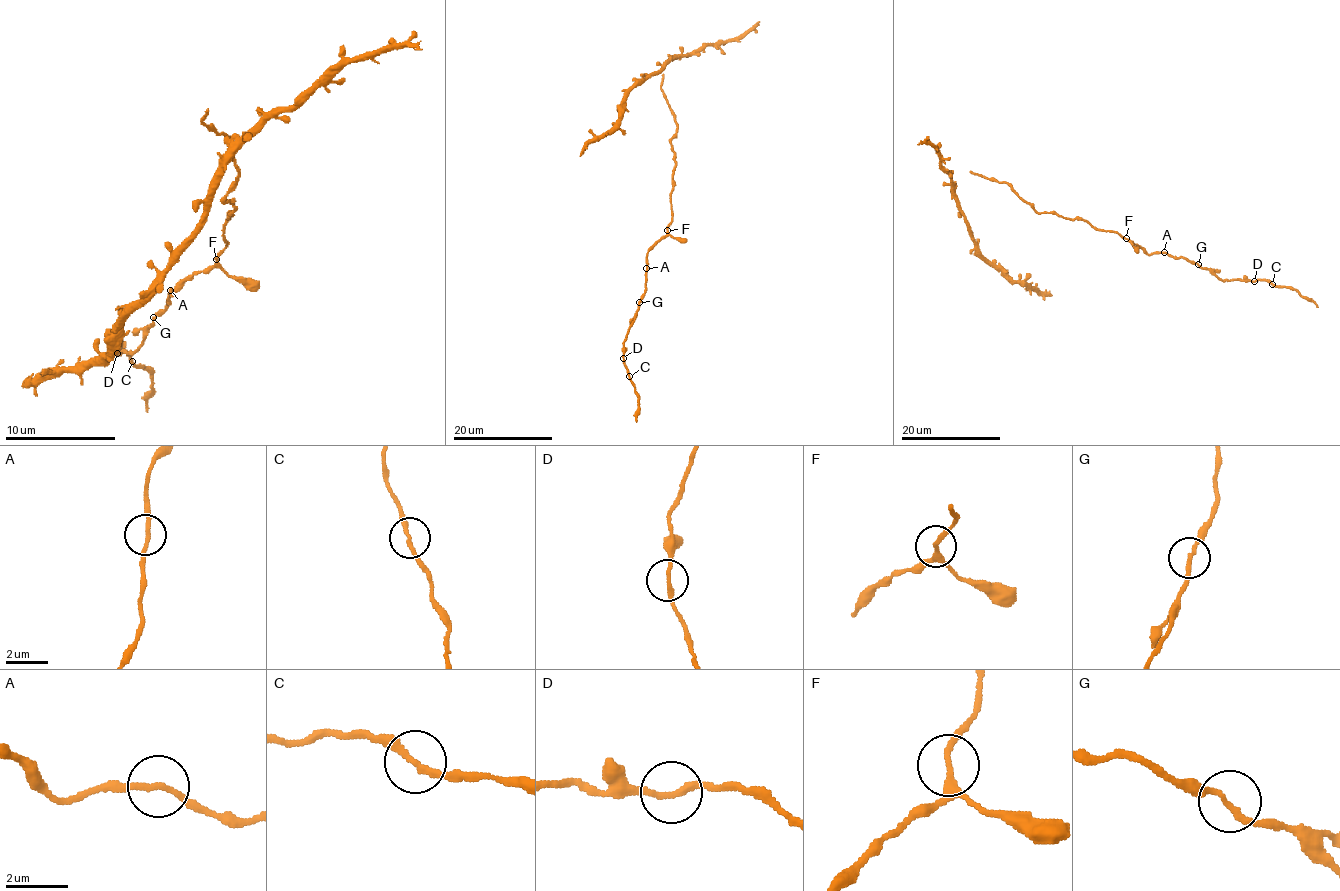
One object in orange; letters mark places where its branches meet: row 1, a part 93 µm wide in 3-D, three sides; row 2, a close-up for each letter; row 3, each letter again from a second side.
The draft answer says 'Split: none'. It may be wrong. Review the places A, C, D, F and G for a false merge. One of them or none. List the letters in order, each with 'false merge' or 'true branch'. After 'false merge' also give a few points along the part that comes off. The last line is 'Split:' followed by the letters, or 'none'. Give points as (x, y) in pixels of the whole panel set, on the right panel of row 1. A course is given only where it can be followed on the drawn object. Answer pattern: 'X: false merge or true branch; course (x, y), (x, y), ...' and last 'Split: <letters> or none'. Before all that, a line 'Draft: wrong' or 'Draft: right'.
Draft: right
A: true branch
C: true branch
D: true branch
F: true branch
G: true branch
Split: none

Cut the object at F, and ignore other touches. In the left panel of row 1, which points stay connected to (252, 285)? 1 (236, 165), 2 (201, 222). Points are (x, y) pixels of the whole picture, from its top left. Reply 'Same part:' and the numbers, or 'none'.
Same part: 2

